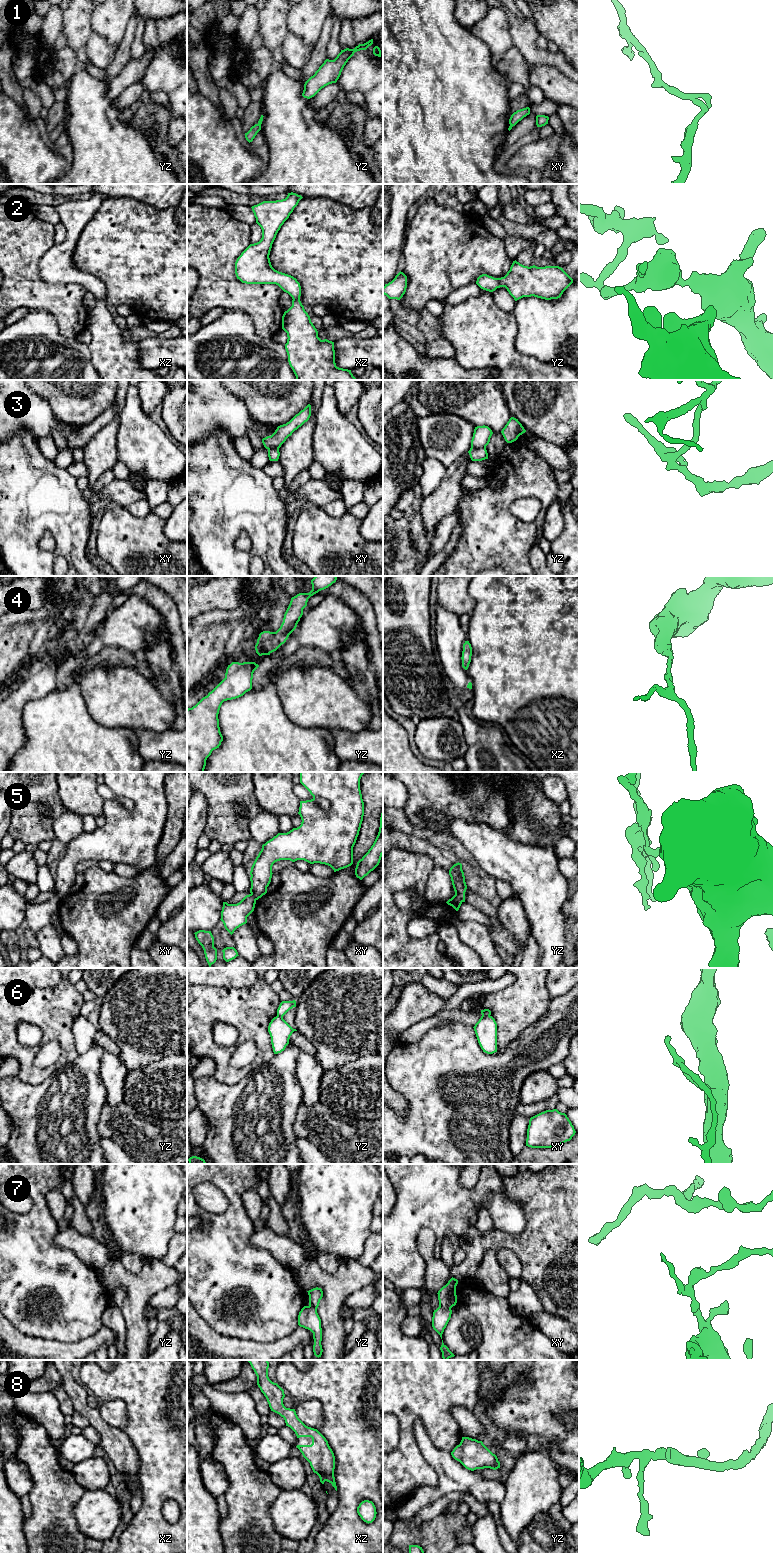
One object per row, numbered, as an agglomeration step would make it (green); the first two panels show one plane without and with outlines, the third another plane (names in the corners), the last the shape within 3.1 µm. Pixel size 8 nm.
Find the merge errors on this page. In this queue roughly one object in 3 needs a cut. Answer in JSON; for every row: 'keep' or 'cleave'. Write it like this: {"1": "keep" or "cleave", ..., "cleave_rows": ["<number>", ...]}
{"1": "keep", "2": "keep", "3": "cleave", "4": "keep", "5": "cleave", "6": "cleave", "7": "cleave", "8": "keep", "cleave_rows": ["3", "5", "6", "7"]}

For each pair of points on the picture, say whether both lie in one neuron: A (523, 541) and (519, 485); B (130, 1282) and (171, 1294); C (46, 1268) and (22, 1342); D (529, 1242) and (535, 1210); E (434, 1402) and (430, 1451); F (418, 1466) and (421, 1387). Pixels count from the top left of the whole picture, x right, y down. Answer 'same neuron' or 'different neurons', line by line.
A: same neuron
B: different neurons
C: different neurons
D: same neuron
E: different neurons
F: same neuron

